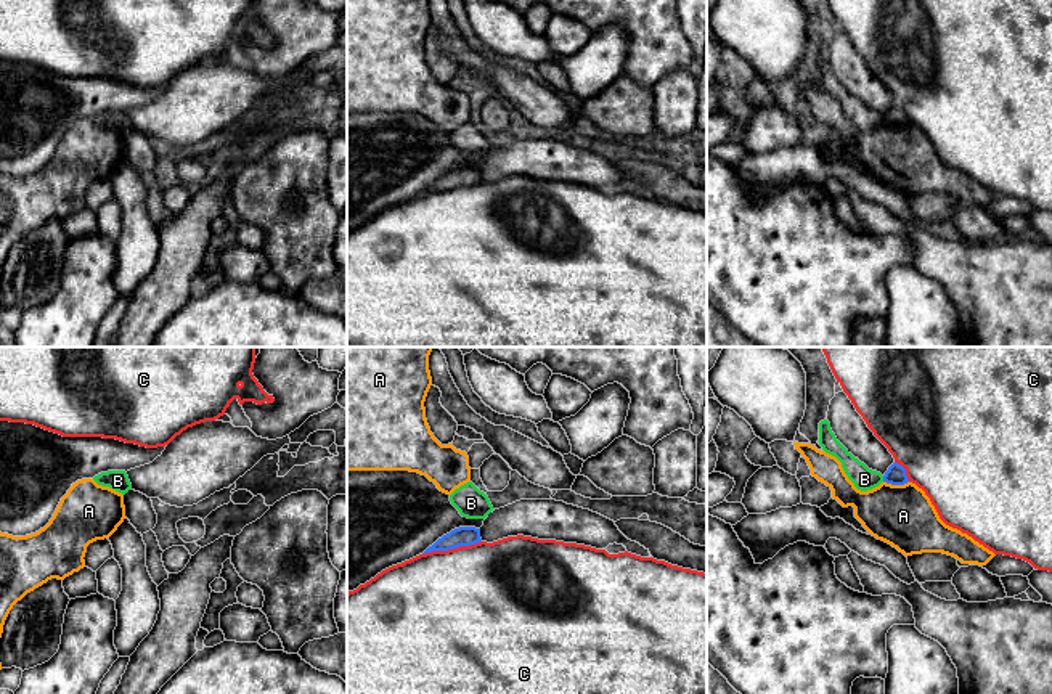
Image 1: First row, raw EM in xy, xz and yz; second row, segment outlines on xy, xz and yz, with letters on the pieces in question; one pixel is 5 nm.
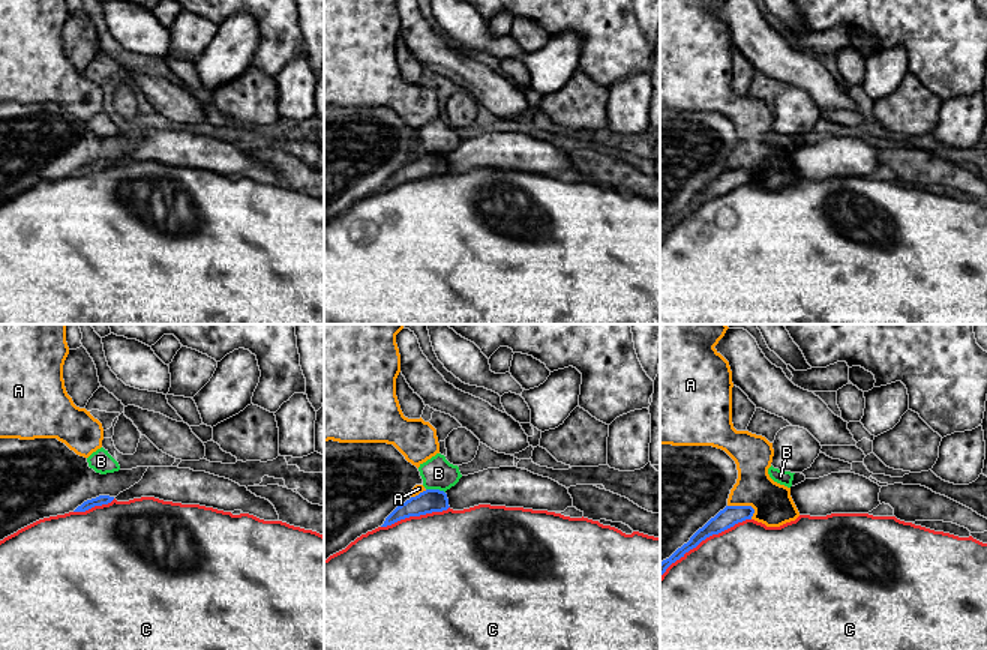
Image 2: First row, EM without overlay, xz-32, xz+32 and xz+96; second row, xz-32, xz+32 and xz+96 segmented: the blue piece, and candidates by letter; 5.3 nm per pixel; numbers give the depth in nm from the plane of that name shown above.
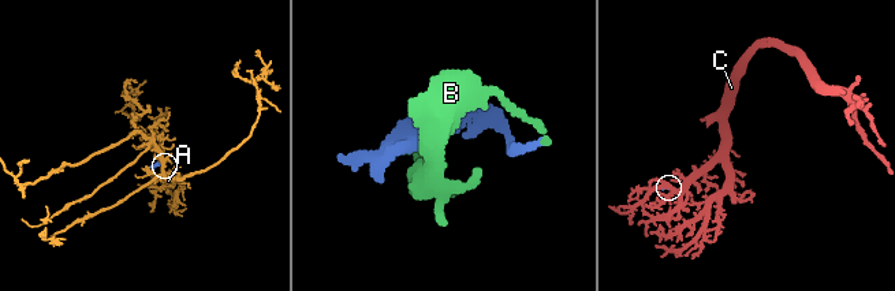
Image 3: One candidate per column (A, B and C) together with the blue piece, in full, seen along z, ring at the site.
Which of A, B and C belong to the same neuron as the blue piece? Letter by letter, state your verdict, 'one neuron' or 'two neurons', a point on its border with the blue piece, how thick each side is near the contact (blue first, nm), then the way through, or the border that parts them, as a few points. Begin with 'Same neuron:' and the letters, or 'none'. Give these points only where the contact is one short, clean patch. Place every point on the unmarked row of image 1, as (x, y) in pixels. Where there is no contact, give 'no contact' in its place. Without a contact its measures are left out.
Same neuron: none
A: two neurons; meets blue in yz at (897, 124); 100 nm thick on the blue side, 320 nm on the other
B: two neurons; meets blue in yz at (884, 119); 100 nm thick on the blue side, 120 nm on the other; border along yz (882, 116), (884, 121)
C: two neurons; meets blue in xz at (452, 188); 100 nm thick on the blue side, 500 nm on the other

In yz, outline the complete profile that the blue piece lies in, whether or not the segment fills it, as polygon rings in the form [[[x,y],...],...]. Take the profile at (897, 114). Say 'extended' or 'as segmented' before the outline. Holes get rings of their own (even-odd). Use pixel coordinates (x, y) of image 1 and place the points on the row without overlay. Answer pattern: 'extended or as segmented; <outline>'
as segmented; [[[893,103],[885,112],[883,122],[891,125],[904,125],[909,122],[909,119],[906,116],[906,109],[901,104]]]

